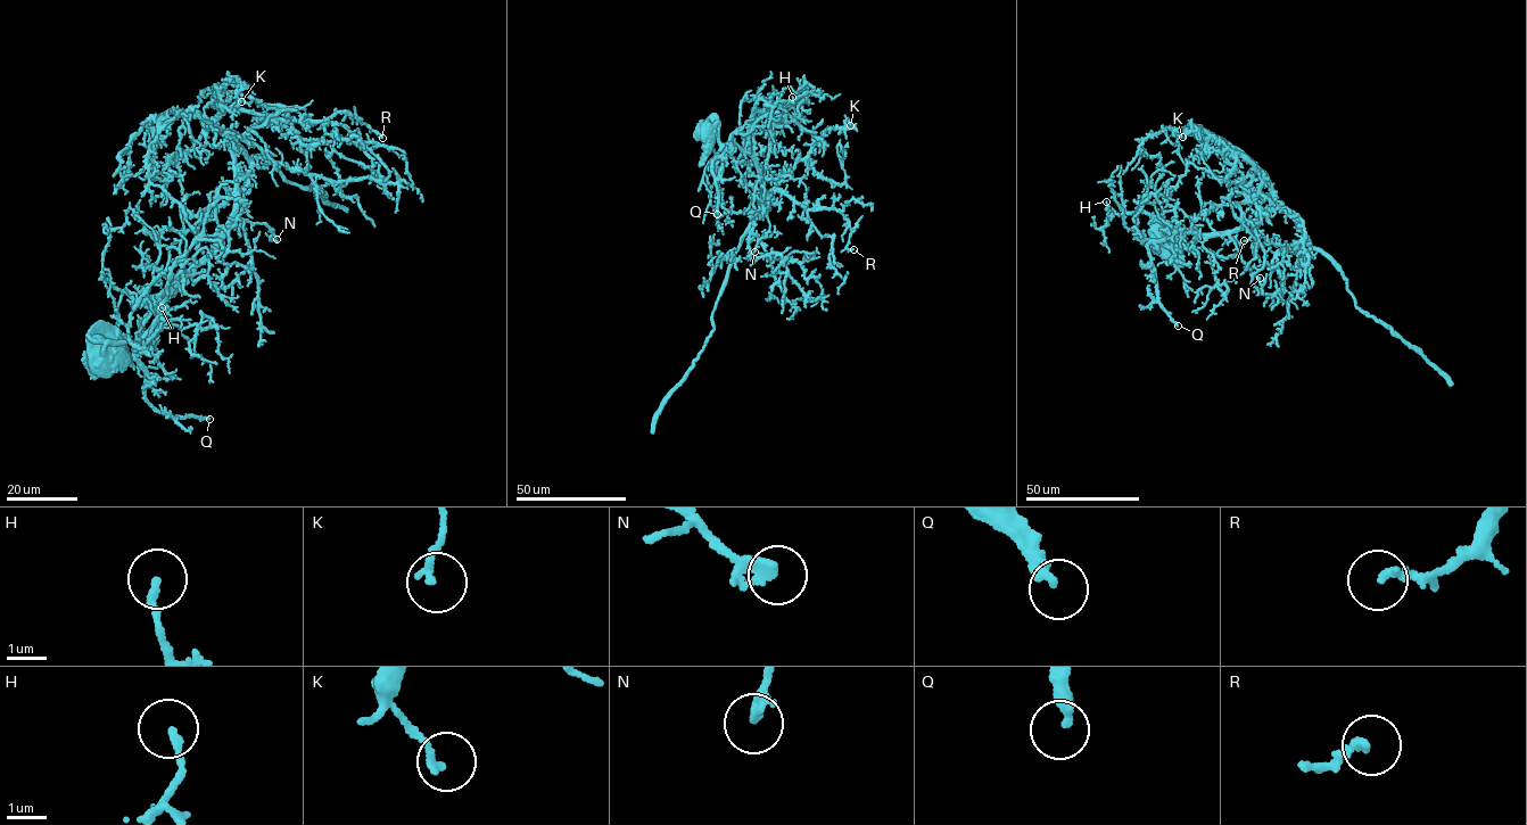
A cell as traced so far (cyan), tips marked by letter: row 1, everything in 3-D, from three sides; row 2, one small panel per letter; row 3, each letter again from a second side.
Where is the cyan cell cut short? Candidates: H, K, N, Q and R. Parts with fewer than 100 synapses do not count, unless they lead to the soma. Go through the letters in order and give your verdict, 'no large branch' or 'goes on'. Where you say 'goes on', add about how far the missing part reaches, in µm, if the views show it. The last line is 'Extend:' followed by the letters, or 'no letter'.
H: no large branch
K: no large branch
N: no large branch
Q: goes on; missing 30 µm
R: no large branch
Extend: Q

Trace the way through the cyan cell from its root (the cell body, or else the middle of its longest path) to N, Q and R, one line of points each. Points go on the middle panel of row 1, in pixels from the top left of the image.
N: (708, 134), (708, 131), (718, 124), (720, 143), (737, 147), (756, 163), (768, 200), (769, 224), (754, 252)
Q: (708, 134), (717, 124), (720, 143), (733, 138), (711, 163), (717, 214)
R: (708, 134), (718, 124), (720, 143), (756, 161), (760, 208), (776, 190), (836, 211), (853, 249)

